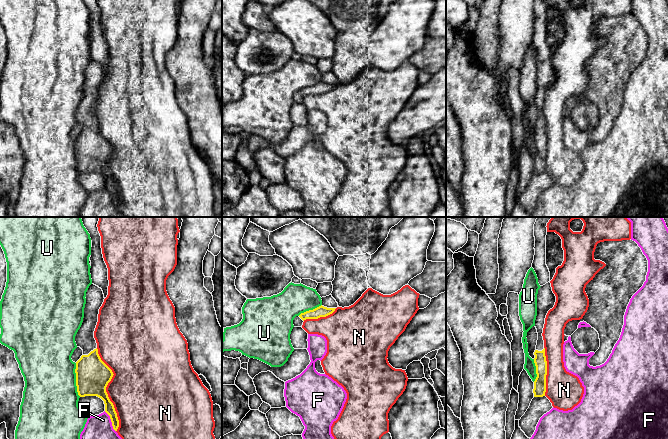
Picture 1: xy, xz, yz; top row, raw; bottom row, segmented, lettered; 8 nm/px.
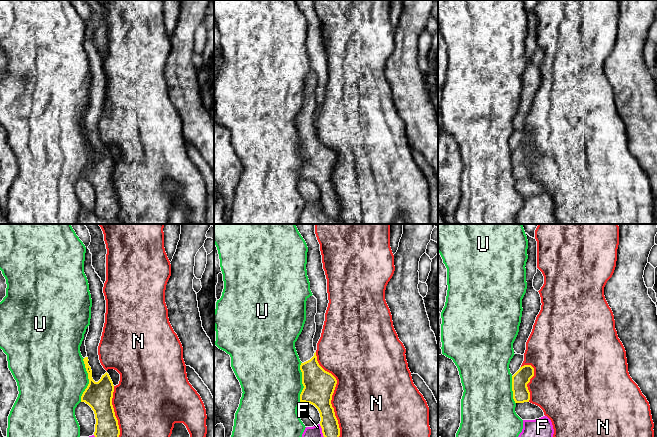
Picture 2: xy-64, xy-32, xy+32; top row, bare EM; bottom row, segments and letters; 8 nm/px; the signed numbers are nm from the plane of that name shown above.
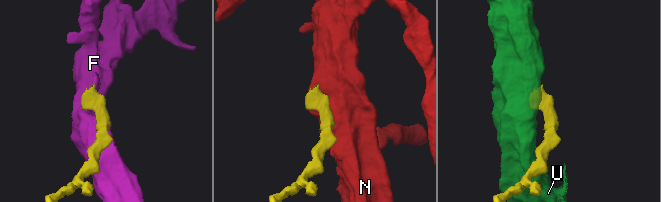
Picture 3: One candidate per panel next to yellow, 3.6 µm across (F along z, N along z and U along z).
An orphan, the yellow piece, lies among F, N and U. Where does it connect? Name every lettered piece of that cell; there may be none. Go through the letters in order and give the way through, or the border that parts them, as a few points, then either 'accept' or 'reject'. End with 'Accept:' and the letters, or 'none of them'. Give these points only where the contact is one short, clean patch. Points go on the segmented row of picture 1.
F: reject
N: reject
U: along xy (75, 363), (75, 385), (76, 391), (80, 396) | reject
Accept: none of them

